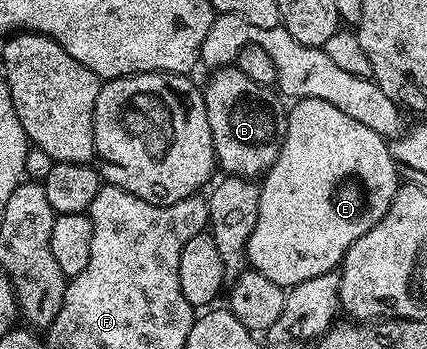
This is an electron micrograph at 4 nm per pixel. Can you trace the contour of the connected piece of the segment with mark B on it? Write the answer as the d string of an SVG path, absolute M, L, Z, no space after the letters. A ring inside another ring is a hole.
M237 66L220 67L210 75L211 80L207 87L205 83L202 92L218 170L258 180L267 174L281 153L287 132L288 108L283 107L284 100L272 88L257 85L257 81L245 77Z

